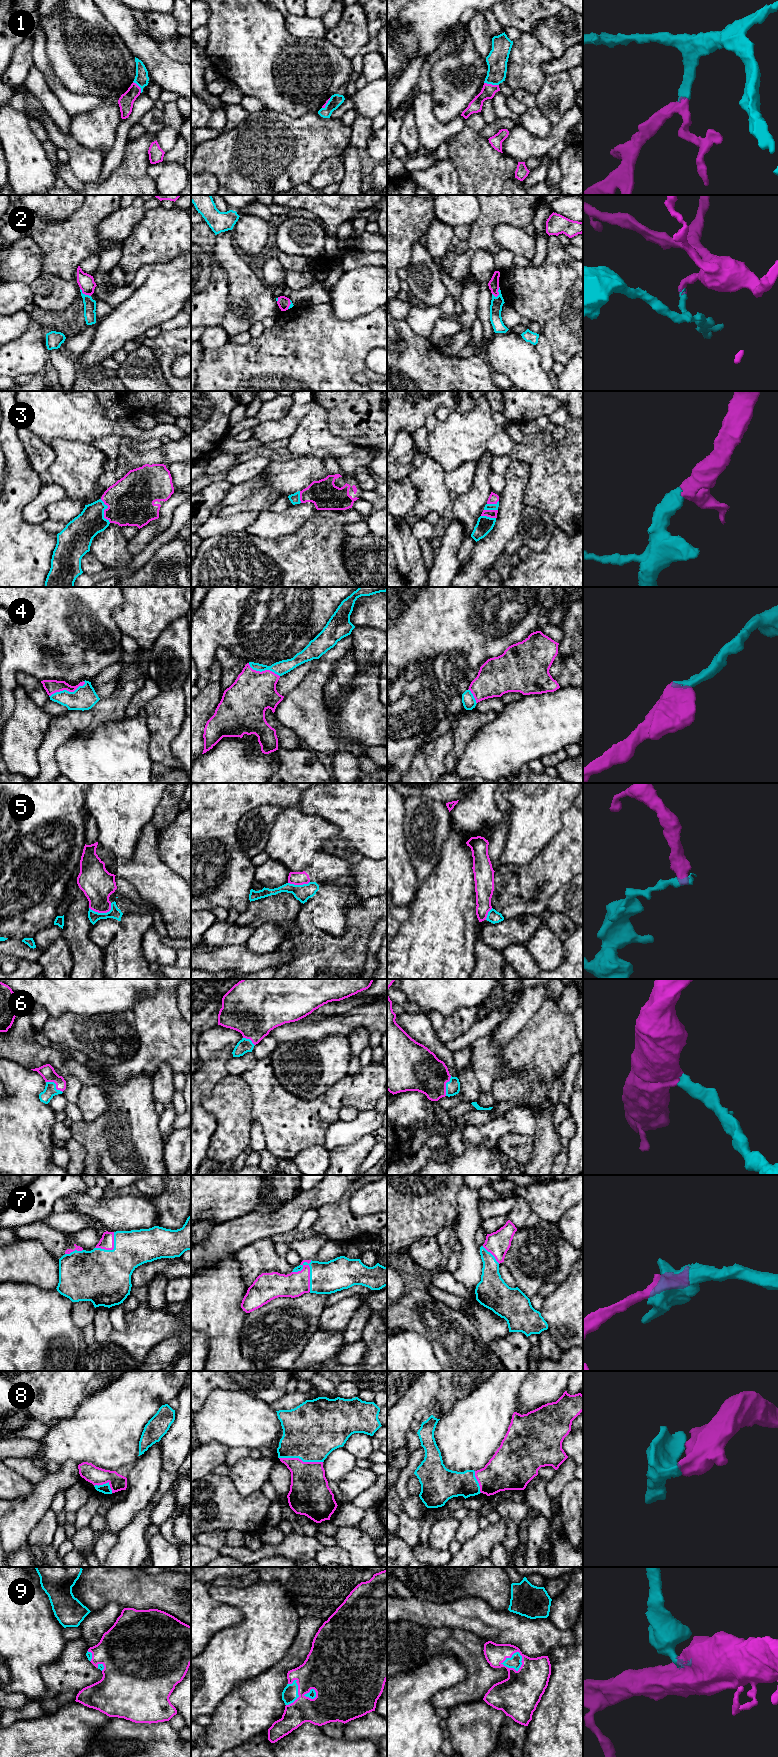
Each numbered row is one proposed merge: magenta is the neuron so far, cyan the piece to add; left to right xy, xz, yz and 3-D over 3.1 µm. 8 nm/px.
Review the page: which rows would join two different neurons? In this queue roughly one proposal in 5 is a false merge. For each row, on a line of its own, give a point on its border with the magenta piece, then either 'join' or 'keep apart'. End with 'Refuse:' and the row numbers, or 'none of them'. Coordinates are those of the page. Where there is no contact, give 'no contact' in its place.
1: meets magenta in yz at (491, 84); join
2: meets magenta in yz at (498, 292); keep apart
3: meets magenta in xy at (104, 511); join
4: meets magenta in xy at (67, 690); join
5: meets magenta in xy at (102, 912); keep apart
6: meets magenta in xy at (56, 1085); join
7: meets magenta in xz at (309, 1276); join
8: meets magenta in xz at (300, 1459); join
9: meets magenta in yz at (511, 1656); join
Refuse: 2, 5

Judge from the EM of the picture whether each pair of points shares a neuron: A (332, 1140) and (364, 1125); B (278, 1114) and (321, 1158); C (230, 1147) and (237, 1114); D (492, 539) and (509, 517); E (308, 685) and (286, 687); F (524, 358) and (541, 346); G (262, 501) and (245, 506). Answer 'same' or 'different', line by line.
A: same
B: different
C: same
D: same
E: different
F: different
G: same

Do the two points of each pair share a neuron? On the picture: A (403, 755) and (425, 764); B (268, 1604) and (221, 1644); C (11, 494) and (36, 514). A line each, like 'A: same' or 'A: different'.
A: different
B: same
C: different

